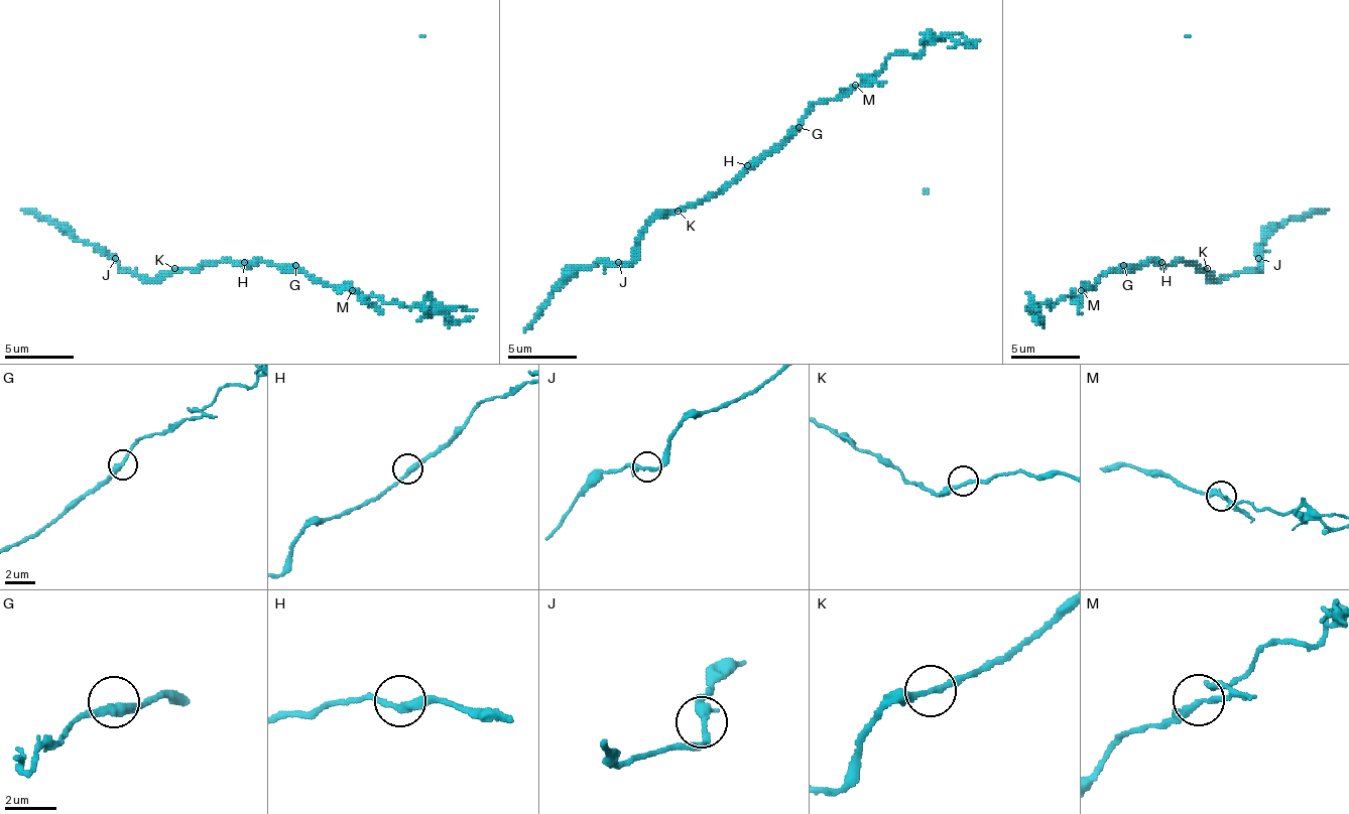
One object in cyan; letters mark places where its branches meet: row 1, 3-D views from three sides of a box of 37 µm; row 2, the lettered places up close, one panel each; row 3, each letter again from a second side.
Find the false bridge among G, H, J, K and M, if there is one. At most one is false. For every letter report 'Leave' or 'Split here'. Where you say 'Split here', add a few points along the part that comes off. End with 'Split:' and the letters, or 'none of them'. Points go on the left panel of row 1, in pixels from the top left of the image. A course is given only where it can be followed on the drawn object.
G: Leave
H: Leave
J: Leave
K: Leave
M: Split here. Course of the part to remove: (351, 289), (389, 303), (413, 306), (420, 303), (456, 320), (473, 317)
Split: M

